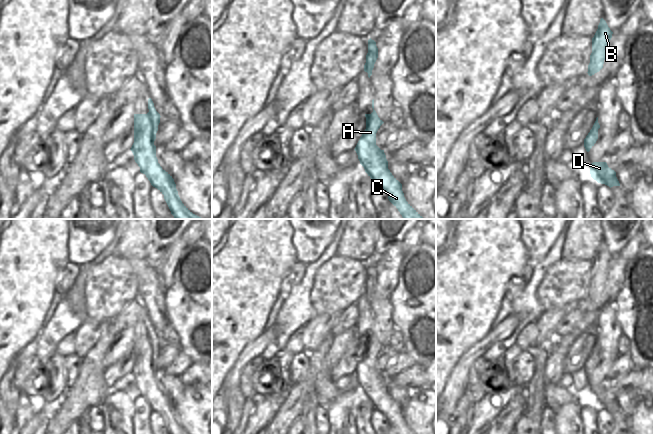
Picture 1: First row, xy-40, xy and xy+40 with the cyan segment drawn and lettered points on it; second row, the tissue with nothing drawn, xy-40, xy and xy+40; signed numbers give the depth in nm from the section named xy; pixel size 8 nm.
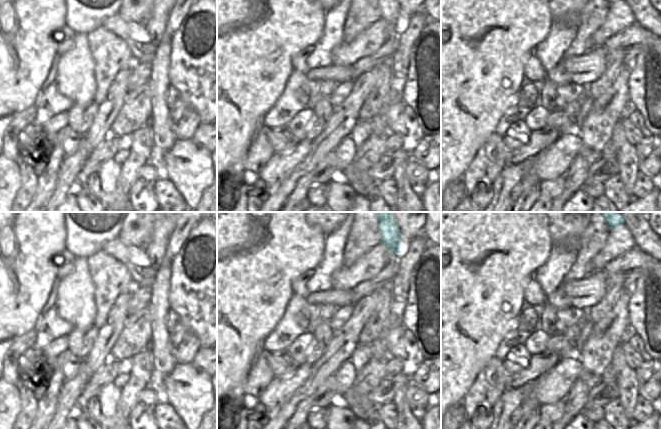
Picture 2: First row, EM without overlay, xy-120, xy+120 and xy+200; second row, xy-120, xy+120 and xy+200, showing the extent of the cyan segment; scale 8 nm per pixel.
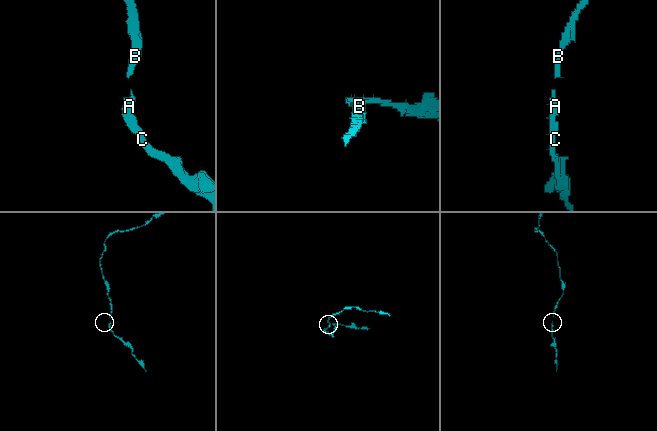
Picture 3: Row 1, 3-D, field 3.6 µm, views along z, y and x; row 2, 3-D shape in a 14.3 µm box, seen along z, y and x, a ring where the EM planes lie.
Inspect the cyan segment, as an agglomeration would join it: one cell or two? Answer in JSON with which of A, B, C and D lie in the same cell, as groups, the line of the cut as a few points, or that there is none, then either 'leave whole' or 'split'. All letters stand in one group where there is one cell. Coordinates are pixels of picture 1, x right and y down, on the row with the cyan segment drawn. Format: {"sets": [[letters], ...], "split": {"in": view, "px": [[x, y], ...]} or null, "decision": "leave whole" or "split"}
{"sets": [["A", "B", "C", "D"]], "split": null, "decision": "leave whole"}

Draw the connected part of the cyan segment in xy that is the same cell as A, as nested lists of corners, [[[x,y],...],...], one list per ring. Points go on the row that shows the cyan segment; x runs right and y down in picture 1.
[[[374,99],[372,100],[372,108],[371,114],[365,114],[366,129],[354,149],[360,164],[373,183],[388,195],[389,201],[398,209],[404,219],[425,219],[406,201],[402,184],[388,169],[384,150],[376,145],[376,133],[384,122],[374,110]]]

